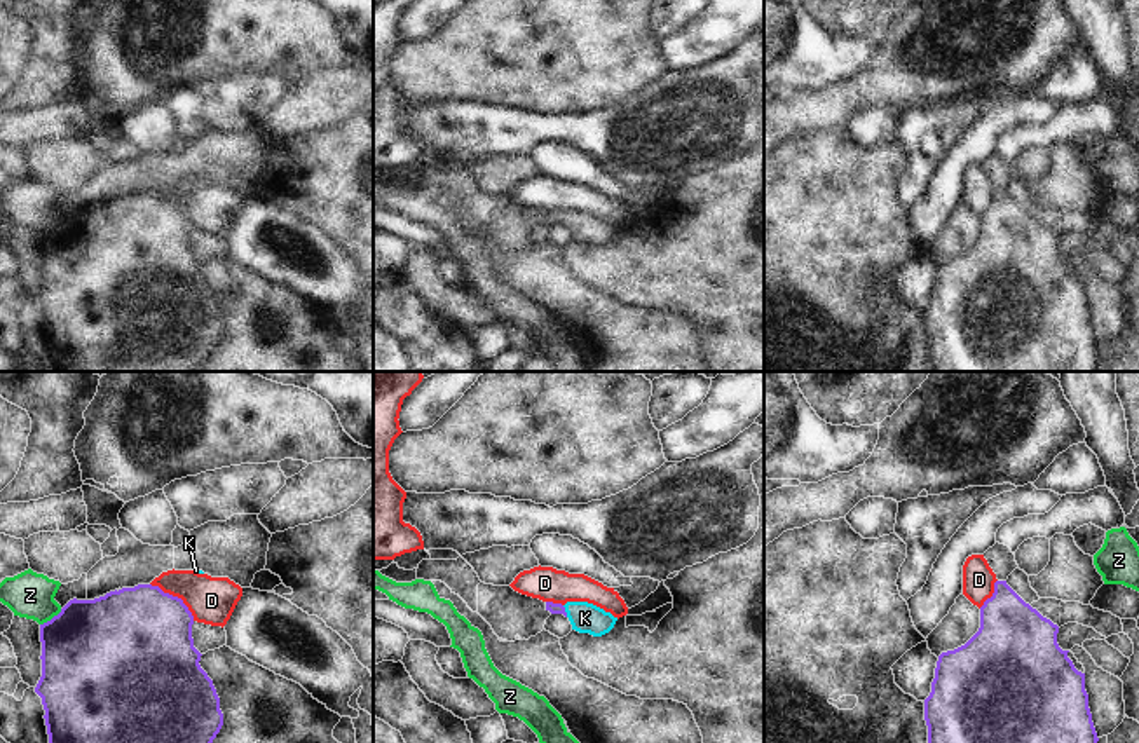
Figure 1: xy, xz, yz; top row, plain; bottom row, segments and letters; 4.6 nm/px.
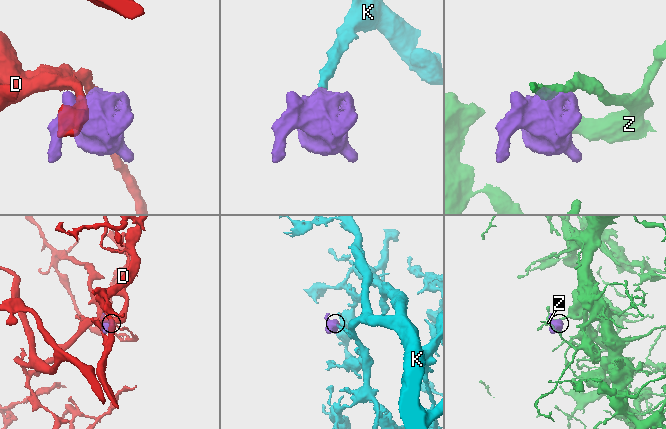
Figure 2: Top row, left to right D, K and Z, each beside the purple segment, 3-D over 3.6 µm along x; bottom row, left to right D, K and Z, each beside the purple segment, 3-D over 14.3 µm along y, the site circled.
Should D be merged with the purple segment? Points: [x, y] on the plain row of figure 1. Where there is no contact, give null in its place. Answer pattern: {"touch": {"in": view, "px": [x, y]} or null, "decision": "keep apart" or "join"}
{"touch": {"in": "xy", "px": [177, 206]}, "decision": "keep apart"}

